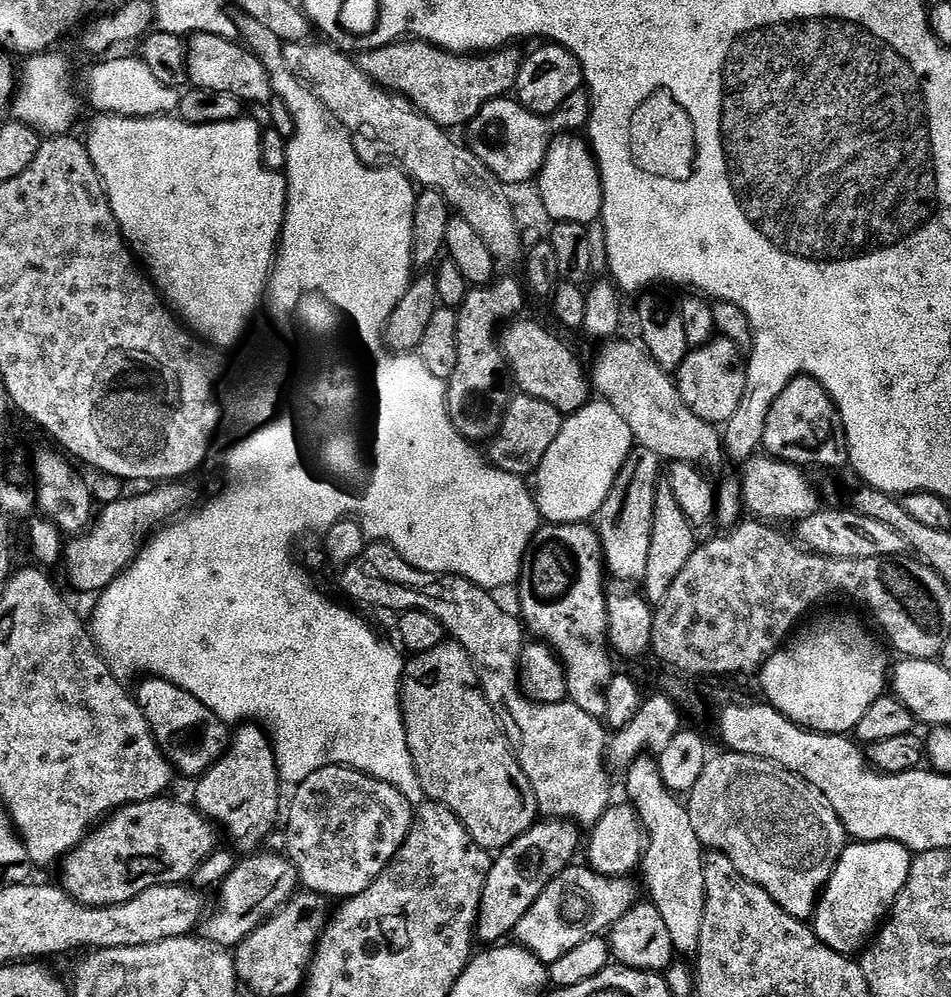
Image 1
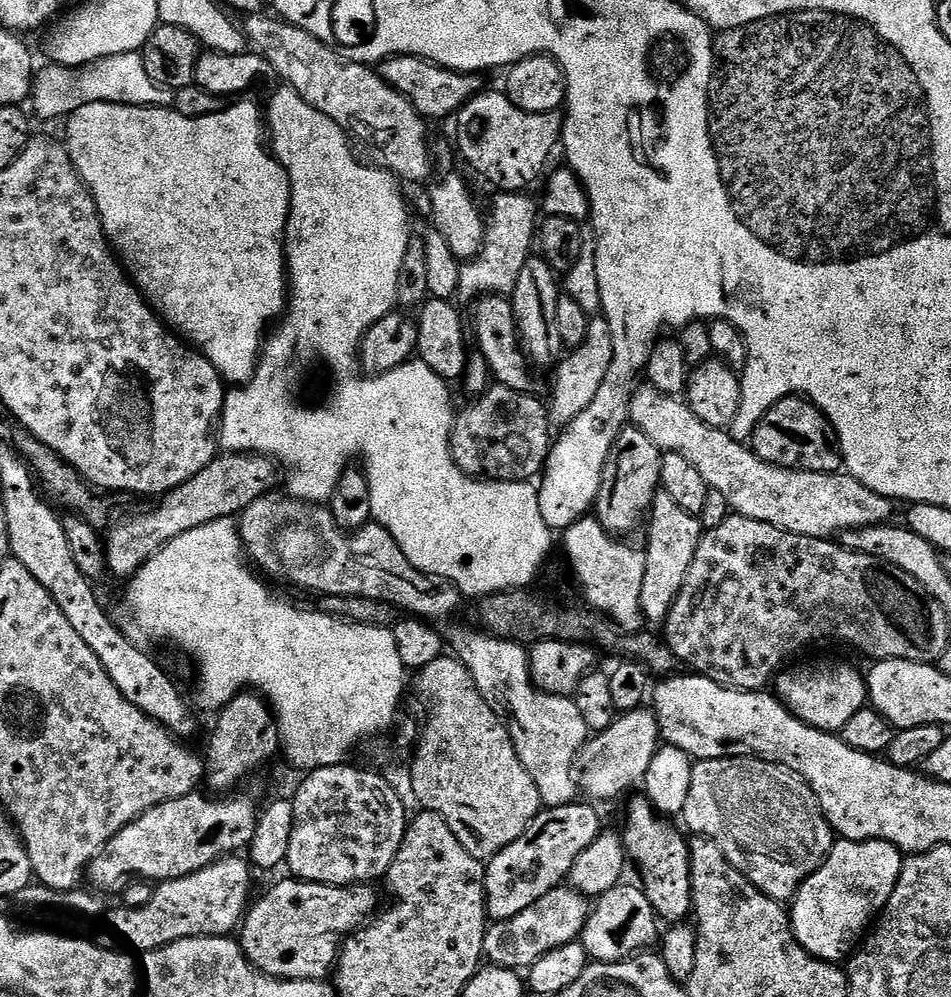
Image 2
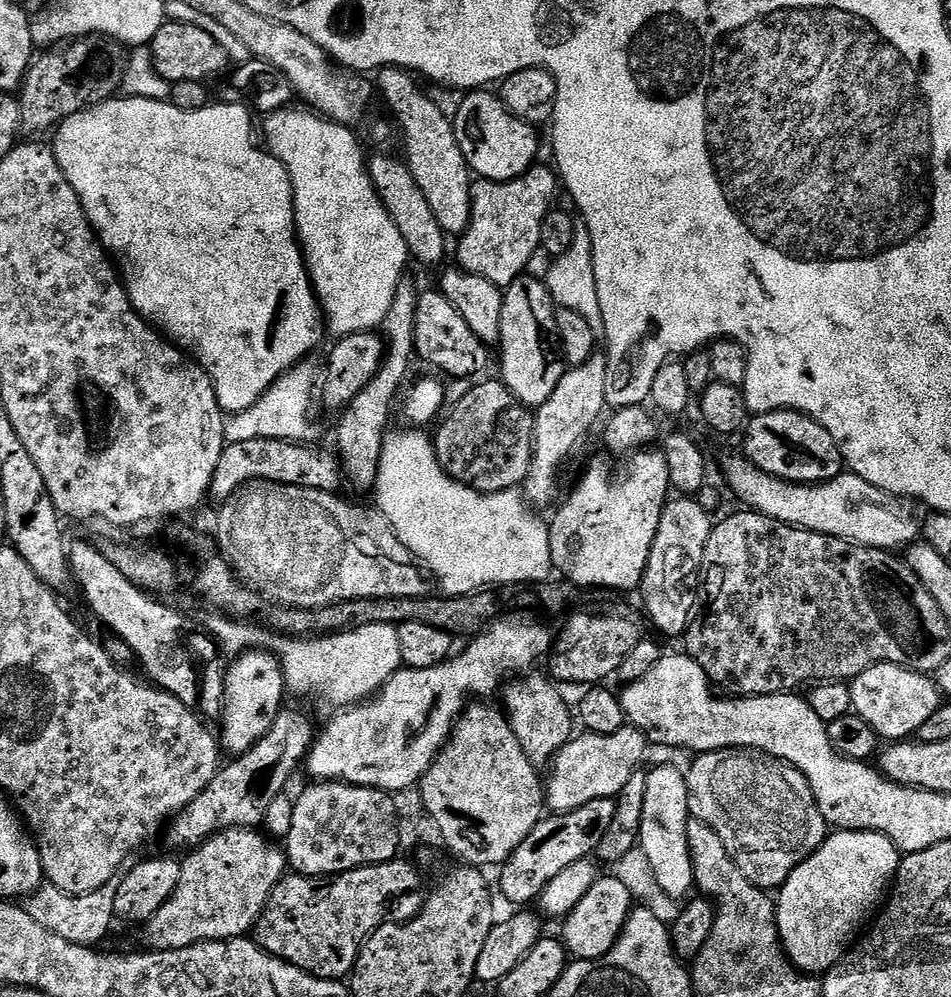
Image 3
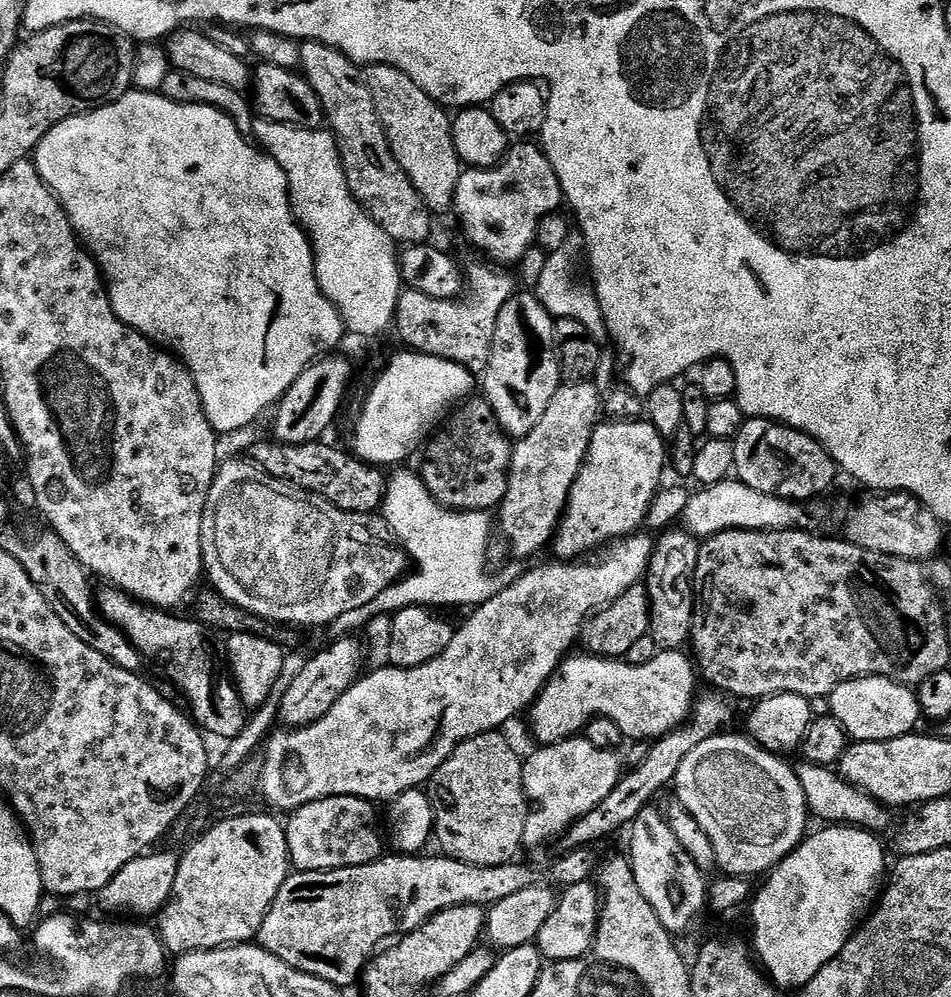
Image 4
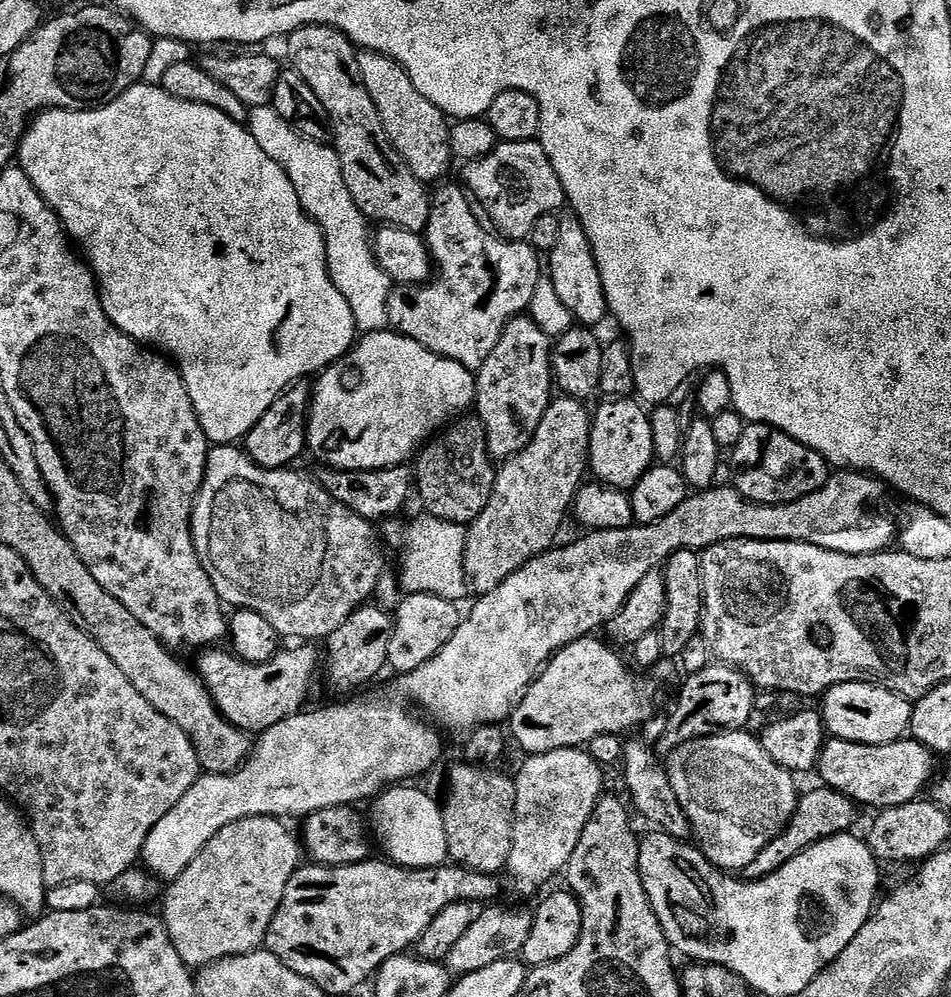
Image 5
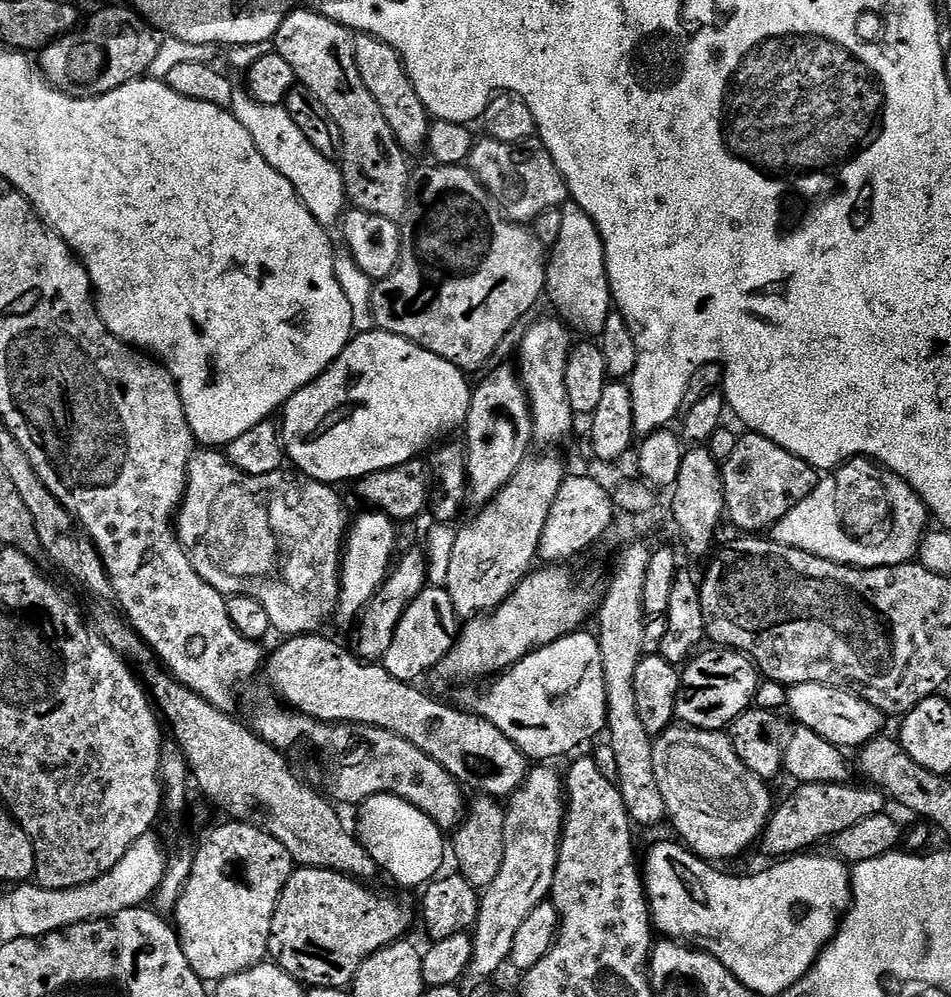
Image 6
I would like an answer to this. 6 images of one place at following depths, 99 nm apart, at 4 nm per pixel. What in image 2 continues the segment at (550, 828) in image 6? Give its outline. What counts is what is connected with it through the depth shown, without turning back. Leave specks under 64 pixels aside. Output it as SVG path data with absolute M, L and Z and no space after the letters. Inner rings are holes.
M641 706L619 715L605 731L595 733L580 751L578 784L581 791L606 800L624 793L635 783L641 783L661 740L660 727L653 709Z

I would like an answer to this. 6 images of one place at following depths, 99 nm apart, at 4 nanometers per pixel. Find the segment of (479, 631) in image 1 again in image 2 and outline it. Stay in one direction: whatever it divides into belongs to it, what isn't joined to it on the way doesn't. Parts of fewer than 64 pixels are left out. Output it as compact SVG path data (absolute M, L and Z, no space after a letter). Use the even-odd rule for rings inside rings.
M287 494L276 495L258 498L238 516L240 537L251 563L261 569L264 567L270 575L293 580L298 587L309 588L315 594L374 598L384 604L391 604L398 610L405 608L408 611L405 613L428 622L446 619L459 606L460 600L462 601L462 593L446 578L415 568L410 558L402 554L398 542L394 542L394 538L381 524L369 522L363 528L355 529L353 535L351 531L338 526L338 522L332 517L331 507L323 503L310 504ZM452 624L446 631L446 644L456 659L470 670L490 710L494 710L508 727L522 766L526 766L530 778L534 778L534 786L538 786L541 805L557 808L573 803L578 795L574 765L578 753L590 739L590 729L586 726L586 718L582 718L582 710L578 710L575 699L543 692L533 684L529 649L525 645L501 640L491 634L479 635L472 636L470 629Z

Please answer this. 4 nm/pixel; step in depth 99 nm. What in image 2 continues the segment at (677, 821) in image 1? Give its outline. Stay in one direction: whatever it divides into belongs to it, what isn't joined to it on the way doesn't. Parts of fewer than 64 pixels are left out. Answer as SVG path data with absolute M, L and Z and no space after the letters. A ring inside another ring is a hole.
M638 794L628 804L628 829L623 829L622 835L627 855L640 867L639 883L646 898L650 898L657 917L666 922L684 922L693 911L692 849L689 837L672 823L657 812L646 795Z

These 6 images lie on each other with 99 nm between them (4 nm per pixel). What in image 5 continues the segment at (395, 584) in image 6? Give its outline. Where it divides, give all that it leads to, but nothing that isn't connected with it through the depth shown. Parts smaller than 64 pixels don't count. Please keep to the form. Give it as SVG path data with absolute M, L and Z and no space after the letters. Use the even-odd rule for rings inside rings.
M376 602L360 605L356 611L330 634L326 641L326 672L328 668L328 684L336 692L356 694L363 684L368 684L380 671L388 668L390 654L390 638L394 634L396 621L393 613L379 608Z

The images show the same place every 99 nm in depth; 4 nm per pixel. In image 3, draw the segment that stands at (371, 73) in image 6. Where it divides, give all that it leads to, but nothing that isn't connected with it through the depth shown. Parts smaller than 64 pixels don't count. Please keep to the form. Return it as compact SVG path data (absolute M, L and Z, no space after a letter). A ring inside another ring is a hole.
M381 68L375 73L374 88L388 108L400 119L404 131L403 163L407 164L418 190L426 194L438 226L449 237L459 238L468 228L472 213L473 173L458 146L453 121L416 85L417 77L403 68Z

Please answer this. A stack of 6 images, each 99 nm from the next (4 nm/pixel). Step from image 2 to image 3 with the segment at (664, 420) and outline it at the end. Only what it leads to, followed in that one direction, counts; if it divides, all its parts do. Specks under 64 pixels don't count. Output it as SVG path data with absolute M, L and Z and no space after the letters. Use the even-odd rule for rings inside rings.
M737 454L725 458L724 480L745 509L807 532L863 544L866 548L904 550L909 544L917 543L922 532L921 517L916 517L917 501L878 490L878 486L870 486L870 482L850 471L824 484L791 484L758 470L758 466Z

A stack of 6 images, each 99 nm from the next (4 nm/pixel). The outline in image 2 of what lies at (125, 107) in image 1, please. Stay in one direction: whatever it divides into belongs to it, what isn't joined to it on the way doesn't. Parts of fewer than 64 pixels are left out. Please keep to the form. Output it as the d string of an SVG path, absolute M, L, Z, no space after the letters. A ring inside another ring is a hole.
M140 52L107 56L82 68L63 68L53 63L47 67L41 72L39 69L32 82L31 111L40 116L48 116L51 112L71 114L83 104L129 104L135 108L172 108L174 104L173 89L162 87L146 74L144 57Z

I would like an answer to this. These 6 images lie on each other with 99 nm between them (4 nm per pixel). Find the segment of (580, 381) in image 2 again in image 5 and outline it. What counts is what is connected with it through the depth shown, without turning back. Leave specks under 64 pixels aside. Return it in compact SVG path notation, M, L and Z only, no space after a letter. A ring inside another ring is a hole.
M561 395L548 405L546 414L542 414L542 422L538 430L534 430L534 438L511 460L499 465L493 494L486 508L467 529L466 550L464 551L464 577L468 579L469 589L473 593L483 594L494 590L510 574L517 572L534 557L540 556L557 543L556 535L564 524L564 519L573 511L576 492L585 483L589 471L588 451L590 450L590 434L592 433L592 416L579 400L571 400Z

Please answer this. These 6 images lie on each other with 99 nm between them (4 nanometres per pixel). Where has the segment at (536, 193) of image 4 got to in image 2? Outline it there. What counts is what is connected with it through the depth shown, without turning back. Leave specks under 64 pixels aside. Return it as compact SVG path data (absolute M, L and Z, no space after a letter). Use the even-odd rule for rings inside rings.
M527 191L522 192L501 192L495 193L492 200L492 209L487 209L486 223L484 225L484 245L482 250L473 260L461 263L460 266L460 291L459 299L475 301L485 294L511 294L516 288L518 278L522 274L522 266L533 255L534 245L538 240L538 204L528 197Z

